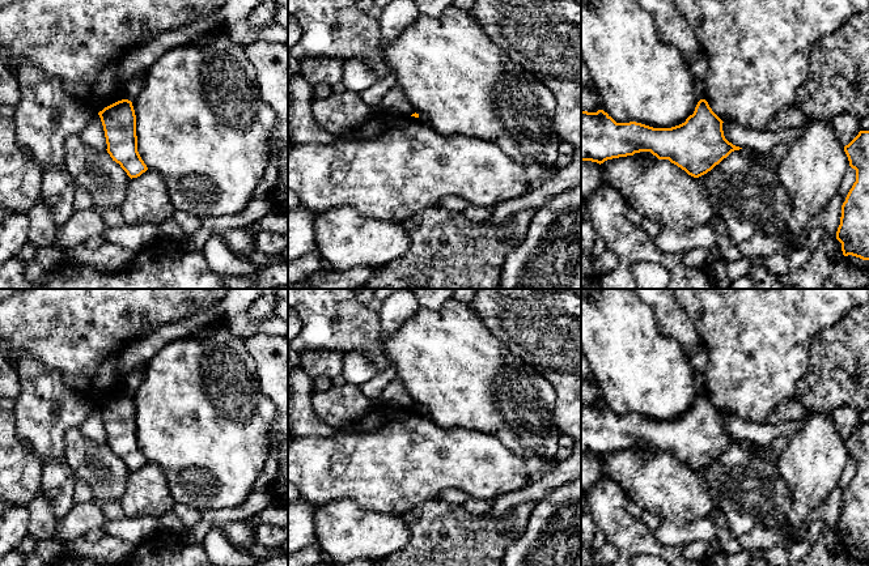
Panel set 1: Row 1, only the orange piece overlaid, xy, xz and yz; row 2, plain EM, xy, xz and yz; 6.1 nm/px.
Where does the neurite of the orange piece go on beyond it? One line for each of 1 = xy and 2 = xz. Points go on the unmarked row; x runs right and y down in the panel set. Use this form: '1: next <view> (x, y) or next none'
1: next none
2: next none

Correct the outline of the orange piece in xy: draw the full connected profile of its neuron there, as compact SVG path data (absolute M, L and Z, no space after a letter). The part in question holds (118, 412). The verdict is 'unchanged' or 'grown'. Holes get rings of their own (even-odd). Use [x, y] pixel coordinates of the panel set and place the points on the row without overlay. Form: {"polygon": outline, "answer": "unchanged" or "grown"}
{"polygon": "M118 393L98 405L107 437L107 446L132 471L148 463L137 444L136 408L132 395Z", "answer": "unchanged"}

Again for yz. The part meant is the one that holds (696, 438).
{"polygon": "M705 392L698 395L684 416L671 421L616 416L603 403L581 404L581 454L601 458L607 452L650 444L699 471L732 444L742 442L725 431L722 416Z", "answer": "unchanged"}

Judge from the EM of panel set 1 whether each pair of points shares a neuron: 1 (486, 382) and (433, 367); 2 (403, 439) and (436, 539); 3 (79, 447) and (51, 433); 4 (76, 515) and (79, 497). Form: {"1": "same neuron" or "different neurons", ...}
{"1": "same neuron", "2": "different neurons", "3": "different neurons", "4": "different neurons"}

